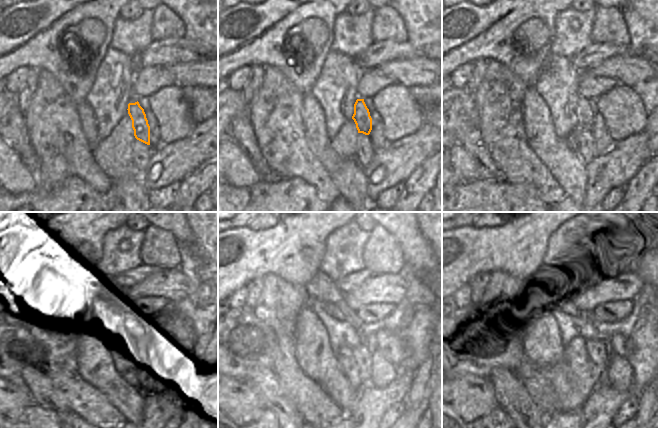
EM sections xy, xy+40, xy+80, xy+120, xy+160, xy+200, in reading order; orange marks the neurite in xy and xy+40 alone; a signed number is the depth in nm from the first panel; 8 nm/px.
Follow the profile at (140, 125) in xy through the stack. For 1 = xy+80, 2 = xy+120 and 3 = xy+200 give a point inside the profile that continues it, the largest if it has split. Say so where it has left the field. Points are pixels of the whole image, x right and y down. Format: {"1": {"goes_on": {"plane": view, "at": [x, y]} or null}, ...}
{"1": {"goes_on": {"plane": "xy+80", "at": [585, 115]}}, "2": {"goes_on": {"plane": "xy+120", "at": [137, 329]}}, "3": {"goes_on": {"plane": "xy+200", "at": [555, 303]}}}

